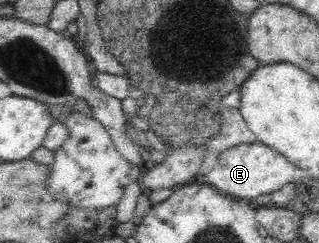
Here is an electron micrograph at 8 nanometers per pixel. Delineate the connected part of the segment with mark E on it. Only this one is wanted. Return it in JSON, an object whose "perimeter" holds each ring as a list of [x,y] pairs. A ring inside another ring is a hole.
{"perimeter":[[[256,141],[239,144],[224,151],[224,154],[218,157],[218,163],[201,180],[223,195],[233,196],[235,199],[248,197],[254,201],[258,195],[268,195],[285,185],[296,184],[296,168],[284,155]]]}

